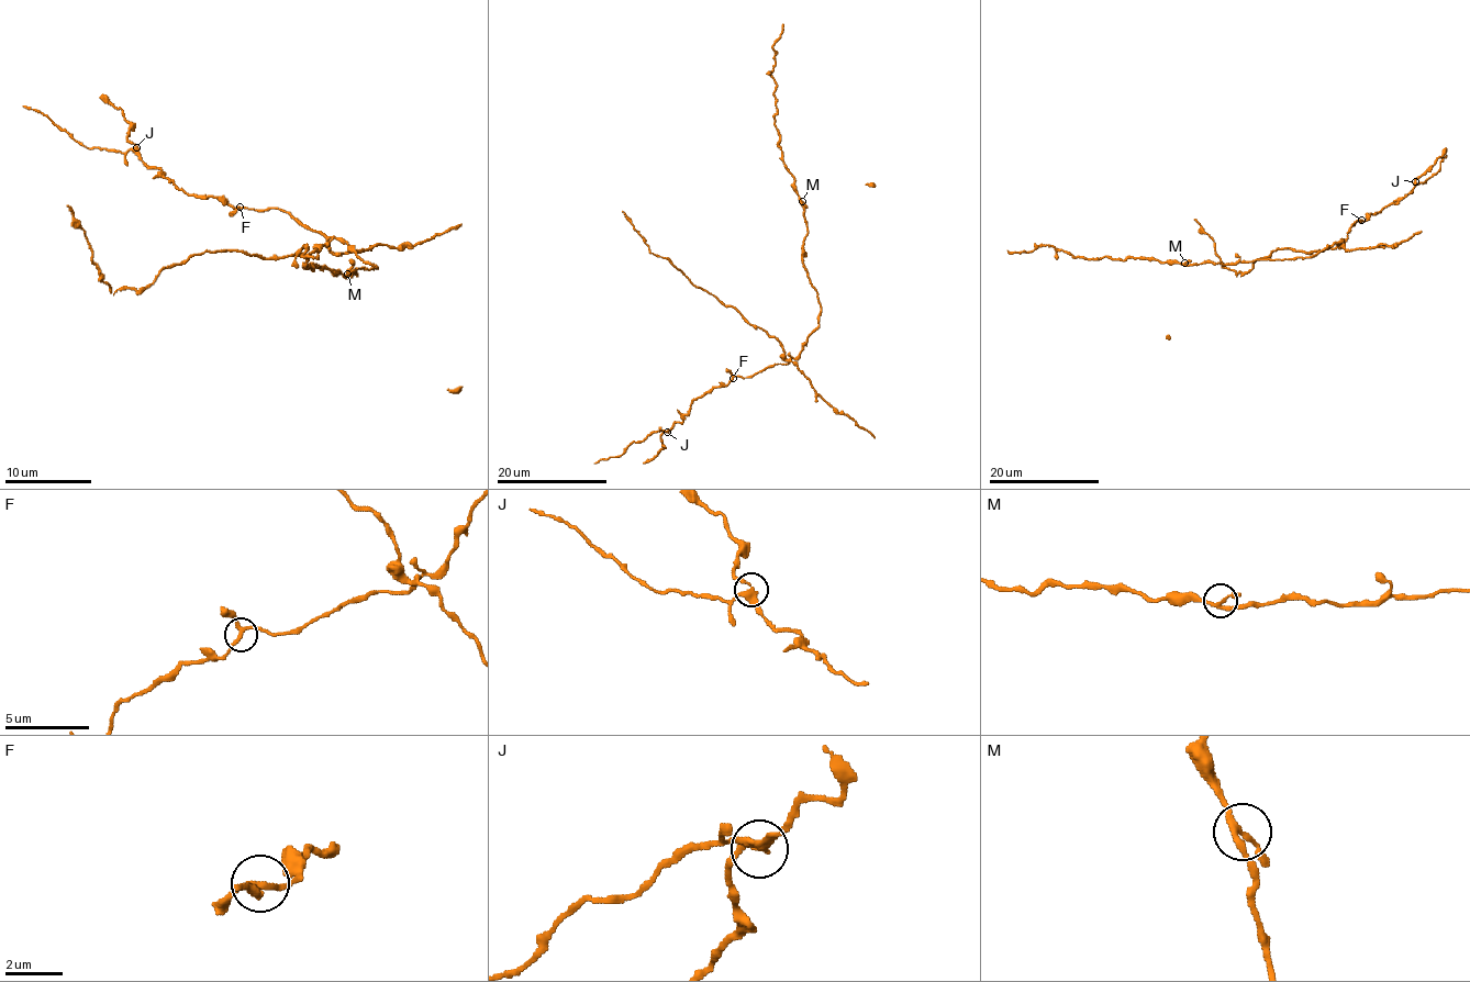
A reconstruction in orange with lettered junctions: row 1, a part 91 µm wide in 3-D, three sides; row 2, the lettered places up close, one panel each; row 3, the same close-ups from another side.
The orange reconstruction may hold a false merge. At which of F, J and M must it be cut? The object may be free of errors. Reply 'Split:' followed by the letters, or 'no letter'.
Split: J

